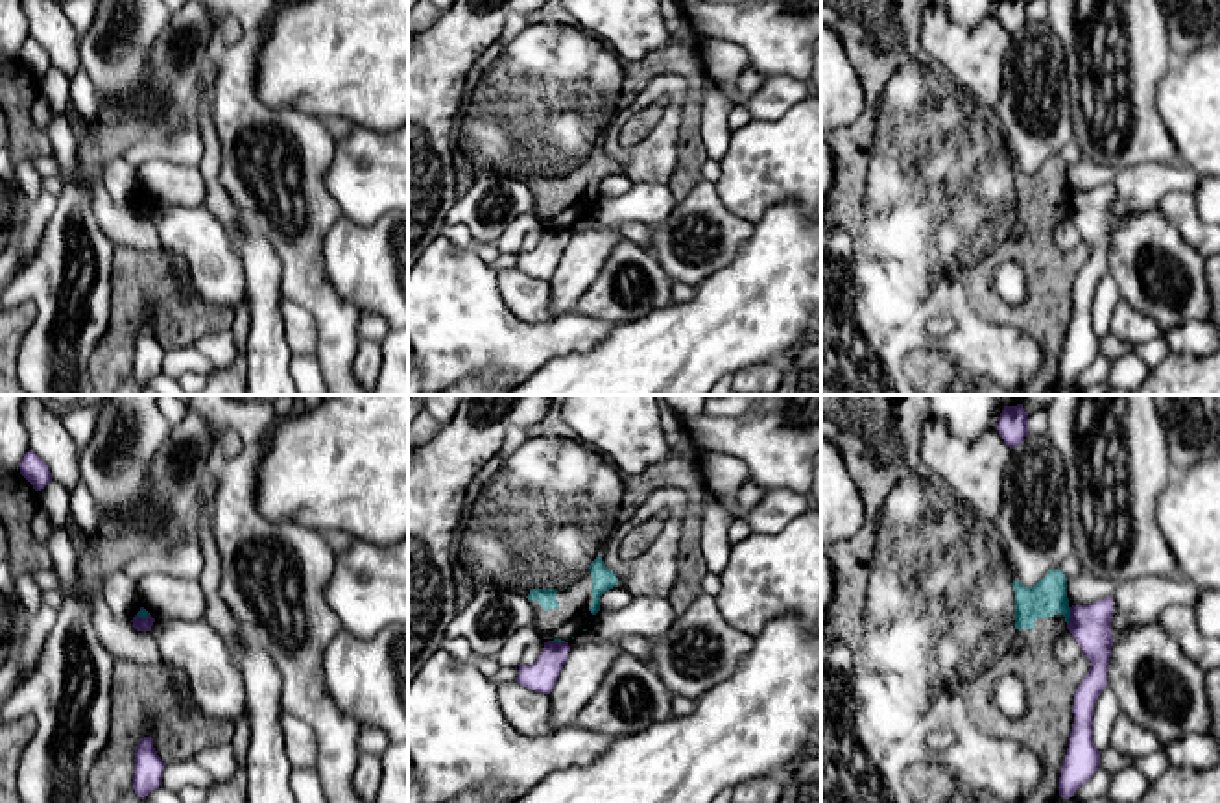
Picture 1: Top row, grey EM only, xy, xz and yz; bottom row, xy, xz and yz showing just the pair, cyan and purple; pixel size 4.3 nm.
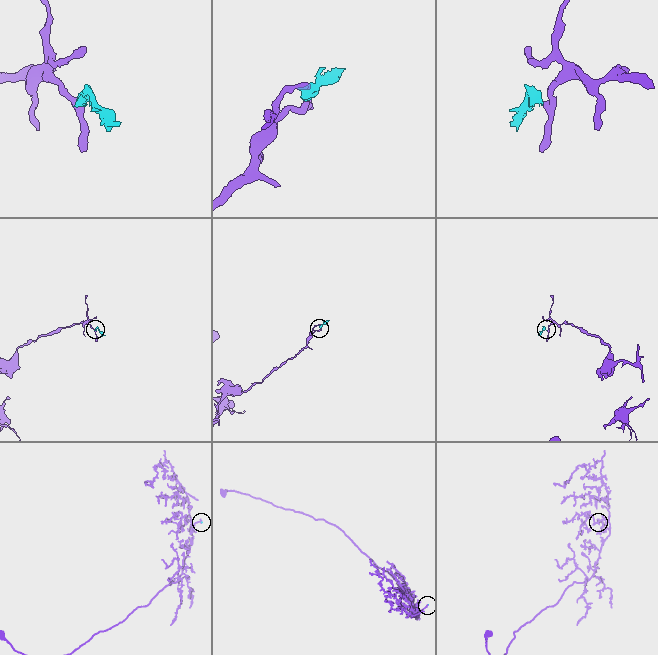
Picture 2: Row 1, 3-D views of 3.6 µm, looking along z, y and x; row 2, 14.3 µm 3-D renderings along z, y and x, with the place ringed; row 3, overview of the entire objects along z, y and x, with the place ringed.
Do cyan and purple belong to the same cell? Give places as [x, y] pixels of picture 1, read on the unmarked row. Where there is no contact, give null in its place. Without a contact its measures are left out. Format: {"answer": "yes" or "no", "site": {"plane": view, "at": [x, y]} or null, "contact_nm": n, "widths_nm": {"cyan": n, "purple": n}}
{"answer": "no", "site": {"plane": "yz", "at": [1069, 203]}, "contact_nm": 80, "widths_nm": {"cyan": 160, "purple": 180}}

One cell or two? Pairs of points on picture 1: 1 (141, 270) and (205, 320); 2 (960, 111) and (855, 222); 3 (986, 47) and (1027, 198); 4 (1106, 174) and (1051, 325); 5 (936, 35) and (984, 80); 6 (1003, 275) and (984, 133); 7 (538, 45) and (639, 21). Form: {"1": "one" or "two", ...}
{"1": "one", "2": "one", "3": "two", "4": "two", "5": "one", "6": "two", "7": "two"}

